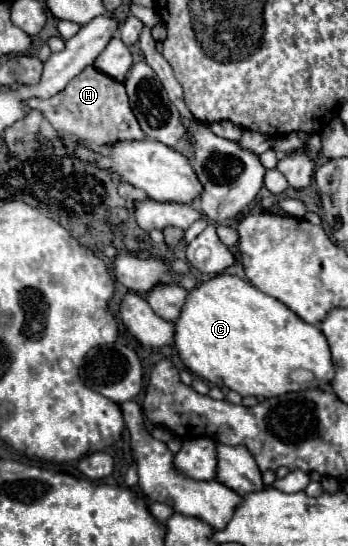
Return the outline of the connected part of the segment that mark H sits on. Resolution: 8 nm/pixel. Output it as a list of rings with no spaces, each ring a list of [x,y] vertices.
[[[91,65],[87,69],[83,69],[81,75],[73,77],[69,81],[69,85],[61,91],[61,97],[57,95],[57,97],[43,99],[43,101],[31,99],[27,105],[31,109],[41,111],[43,117],[49,119],[49,123],[57,131],[61,131],[63,135],[83,139],[91,145],[109,147],[117,141],[141,141],[141,139],[145,139],[145,133],[141,131],[135,115],[131,113],[123,83],[115,81],[113,77],[107,77],[101,71],[97,73],[97,69],[91,67]]]

